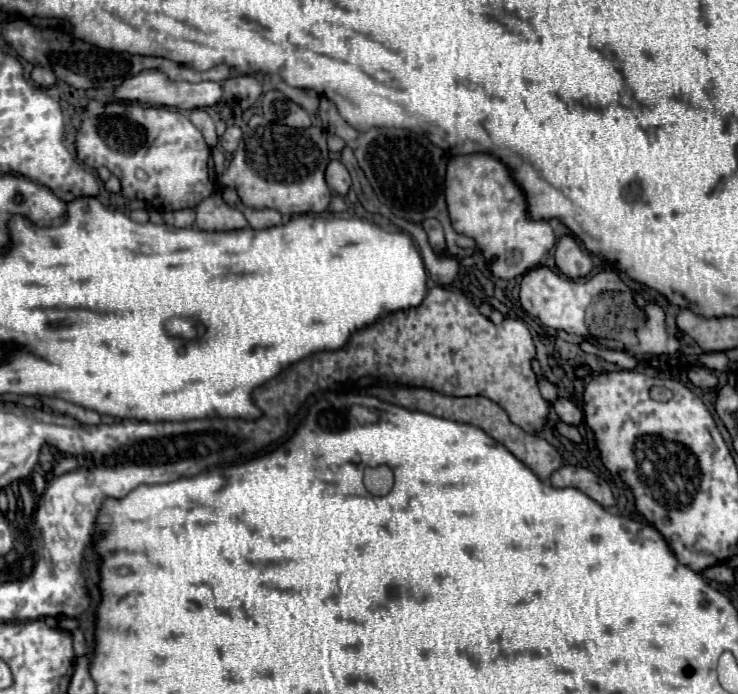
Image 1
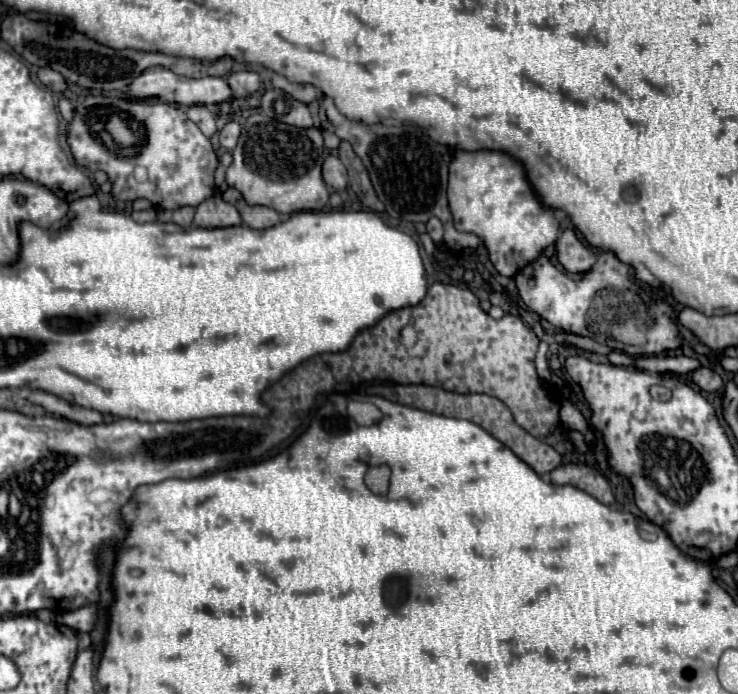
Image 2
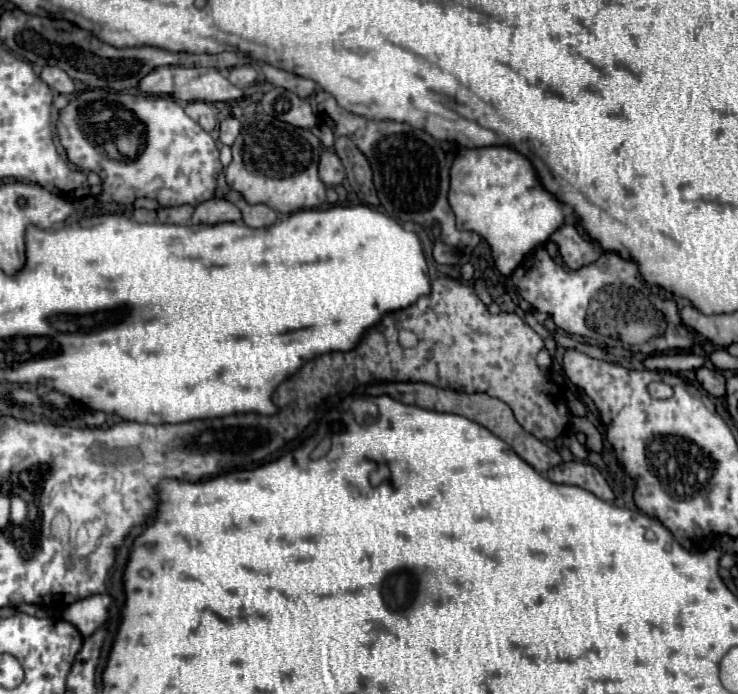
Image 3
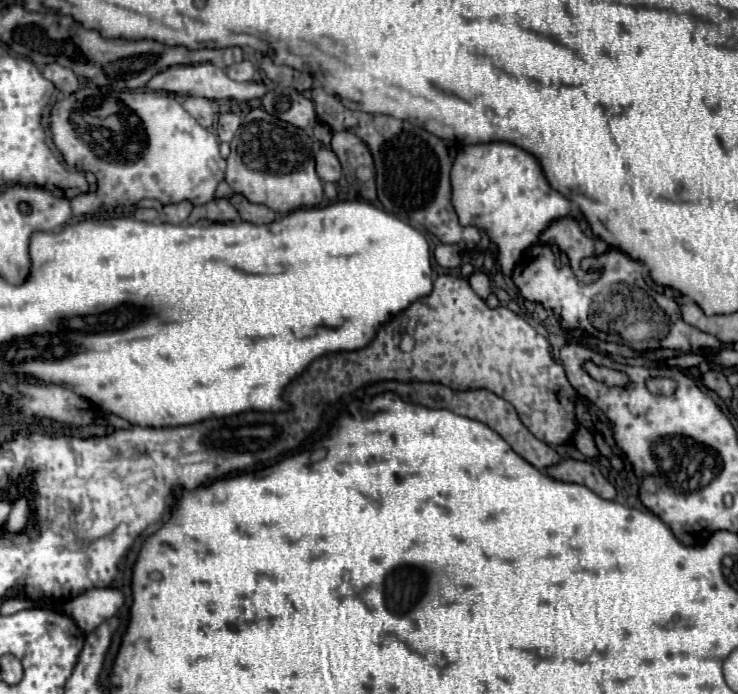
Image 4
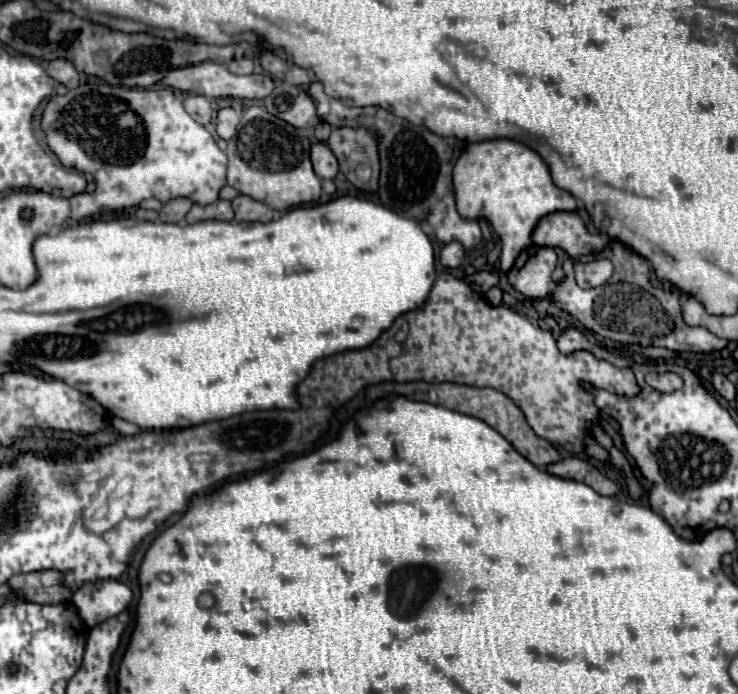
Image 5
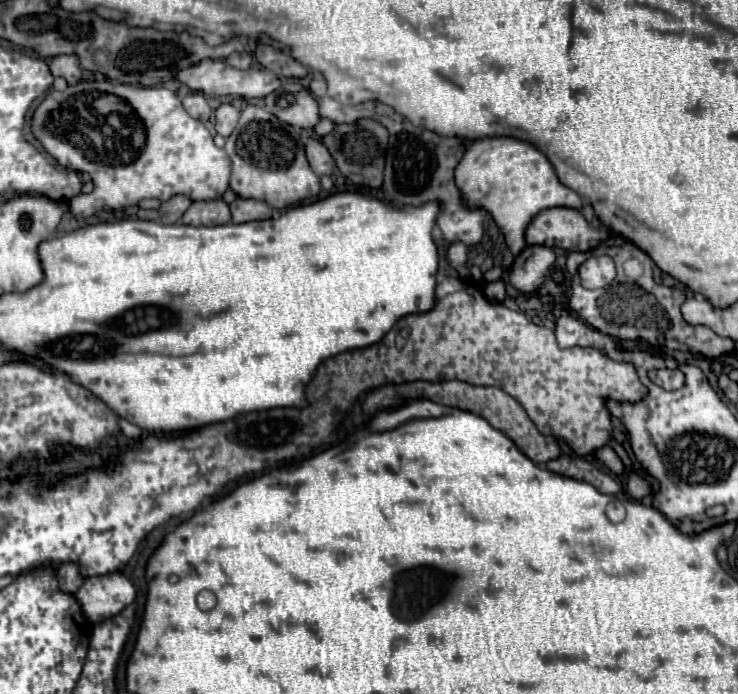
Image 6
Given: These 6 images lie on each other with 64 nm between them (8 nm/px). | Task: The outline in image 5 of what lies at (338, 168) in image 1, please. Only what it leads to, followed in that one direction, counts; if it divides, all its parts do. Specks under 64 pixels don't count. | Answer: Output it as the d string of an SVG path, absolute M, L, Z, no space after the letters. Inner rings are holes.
M326 144L312 146L312 164L316 176L322 180L334 180L338 174L338 160Z

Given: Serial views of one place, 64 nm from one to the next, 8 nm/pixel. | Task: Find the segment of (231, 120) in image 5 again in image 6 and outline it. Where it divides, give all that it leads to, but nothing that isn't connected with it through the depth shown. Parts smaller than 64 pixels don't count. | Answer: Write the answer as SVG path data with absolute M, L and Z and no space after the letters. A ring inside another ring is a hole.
M222 104L218 110L216 110L216 132L224 138L228 138L236 126L240 118L240 110L234 108L232 104Z

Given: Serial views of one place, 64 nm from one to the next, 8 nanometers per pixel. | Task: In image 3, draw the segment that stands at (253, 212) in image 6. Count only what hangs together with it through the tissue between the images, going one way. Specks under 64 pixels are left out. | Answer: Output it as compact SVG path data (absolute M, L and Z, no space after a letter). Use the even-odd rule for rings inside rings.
M230 190L224 198L240 208L242 220L244 220L244 224L250 226L250 228L272 226L272 224L278 220L278 214L276 214L272 208L268 208L268 206L264 206L264 204L252 206L252 204L248 204L248 202L240 196L240 192L236 192L236 190Z

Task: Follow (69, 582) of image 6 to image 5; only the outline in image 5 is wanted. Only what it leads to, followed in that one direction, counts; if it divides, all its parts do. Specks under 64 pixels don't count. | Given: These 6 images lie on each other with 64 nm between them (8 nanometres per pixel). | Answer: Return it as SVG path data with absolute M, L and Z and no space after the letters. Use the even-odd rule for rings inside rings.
M32 572L14 576L8 586L16 596L36 604L66 604L72 598L72 592L60 584L58 572Z

